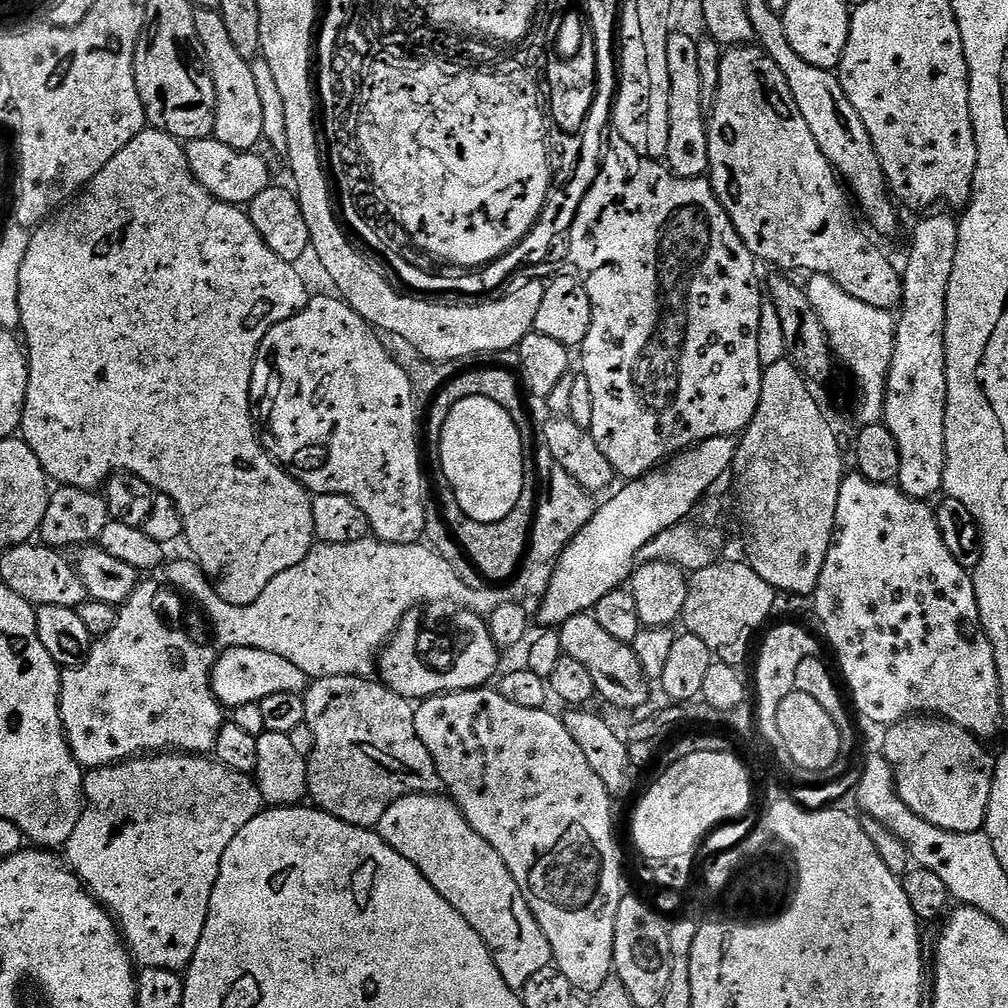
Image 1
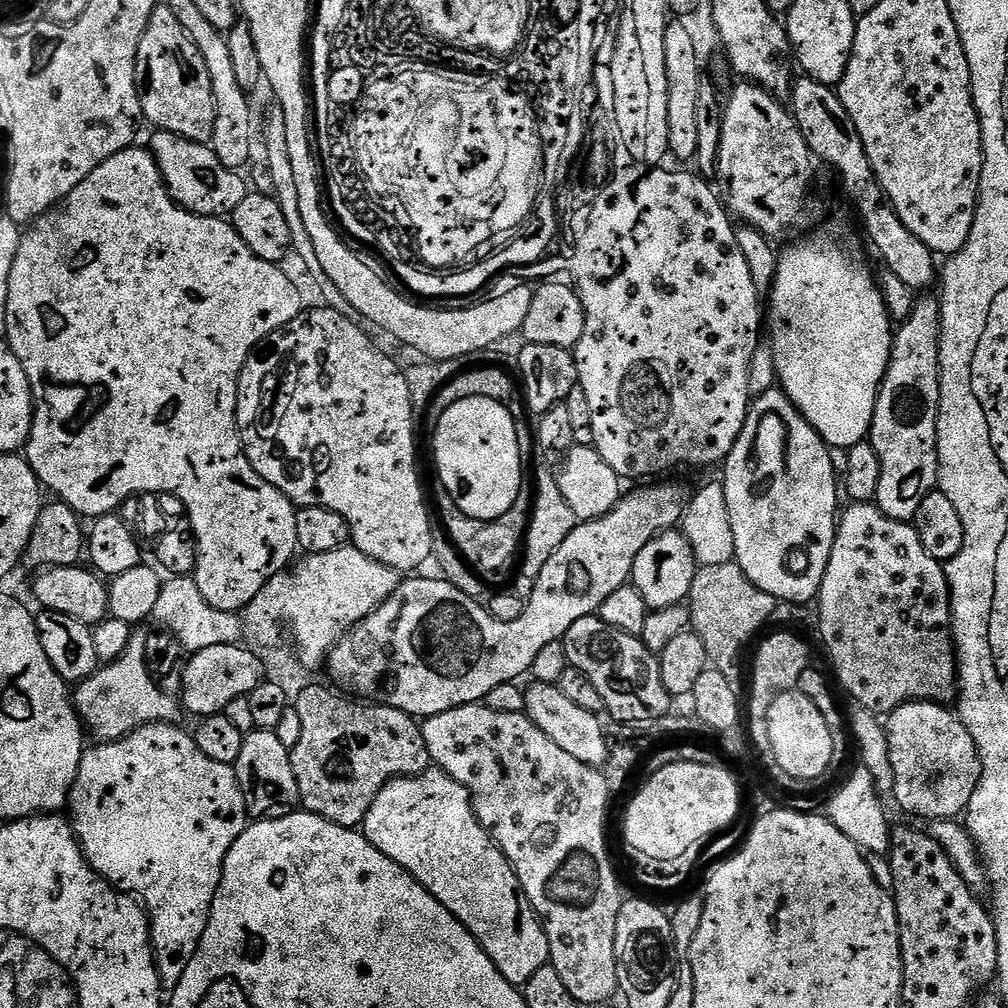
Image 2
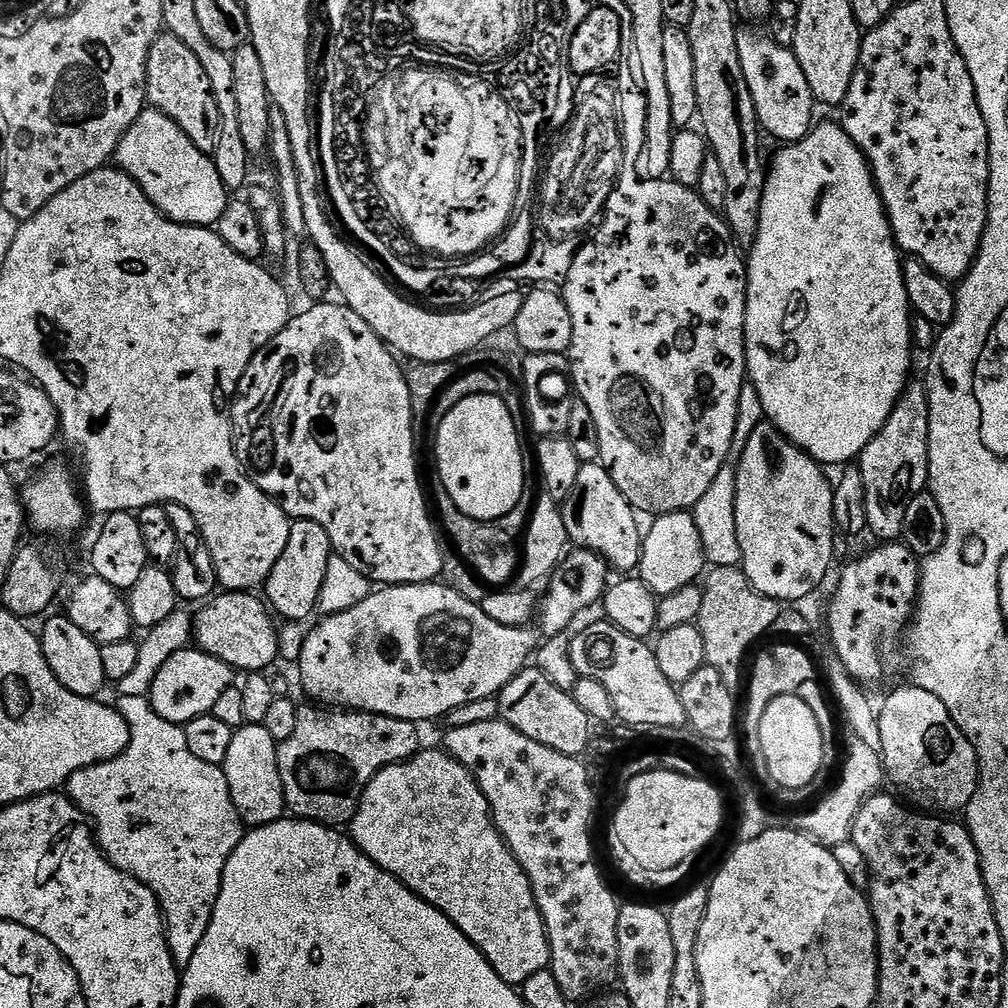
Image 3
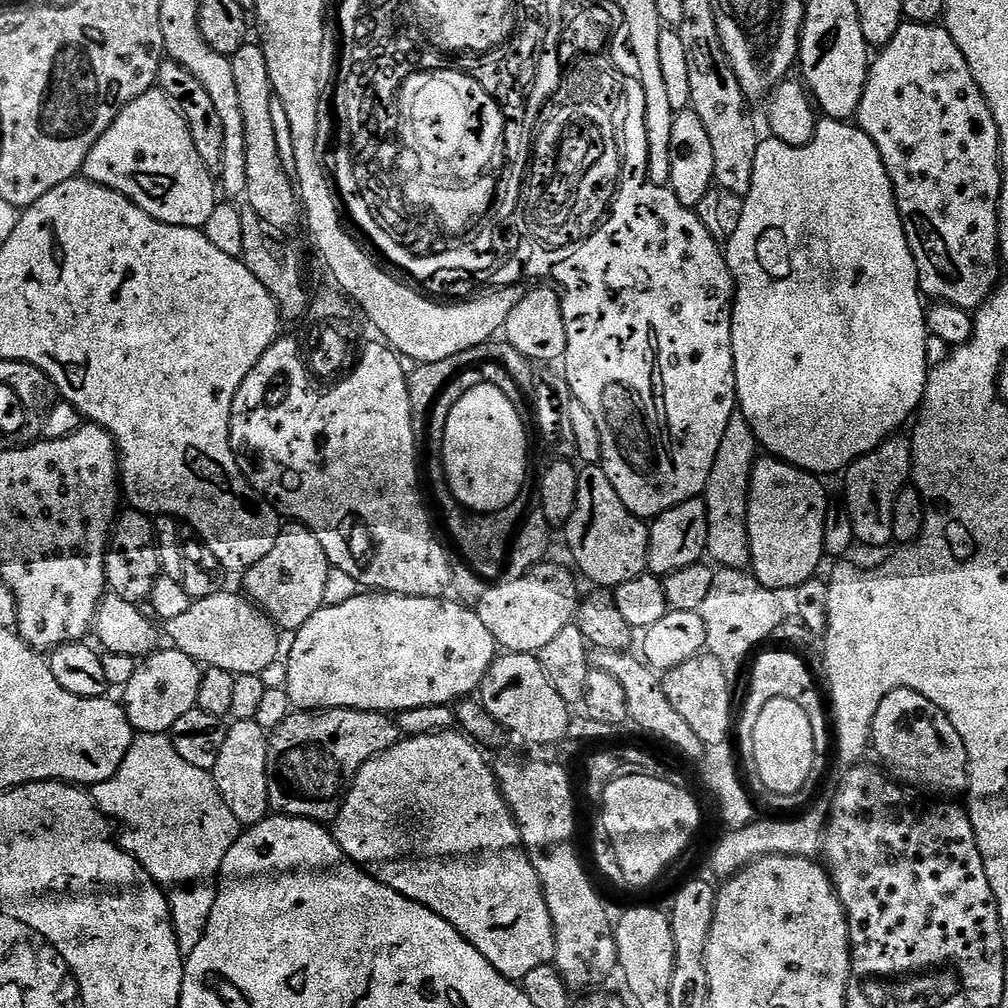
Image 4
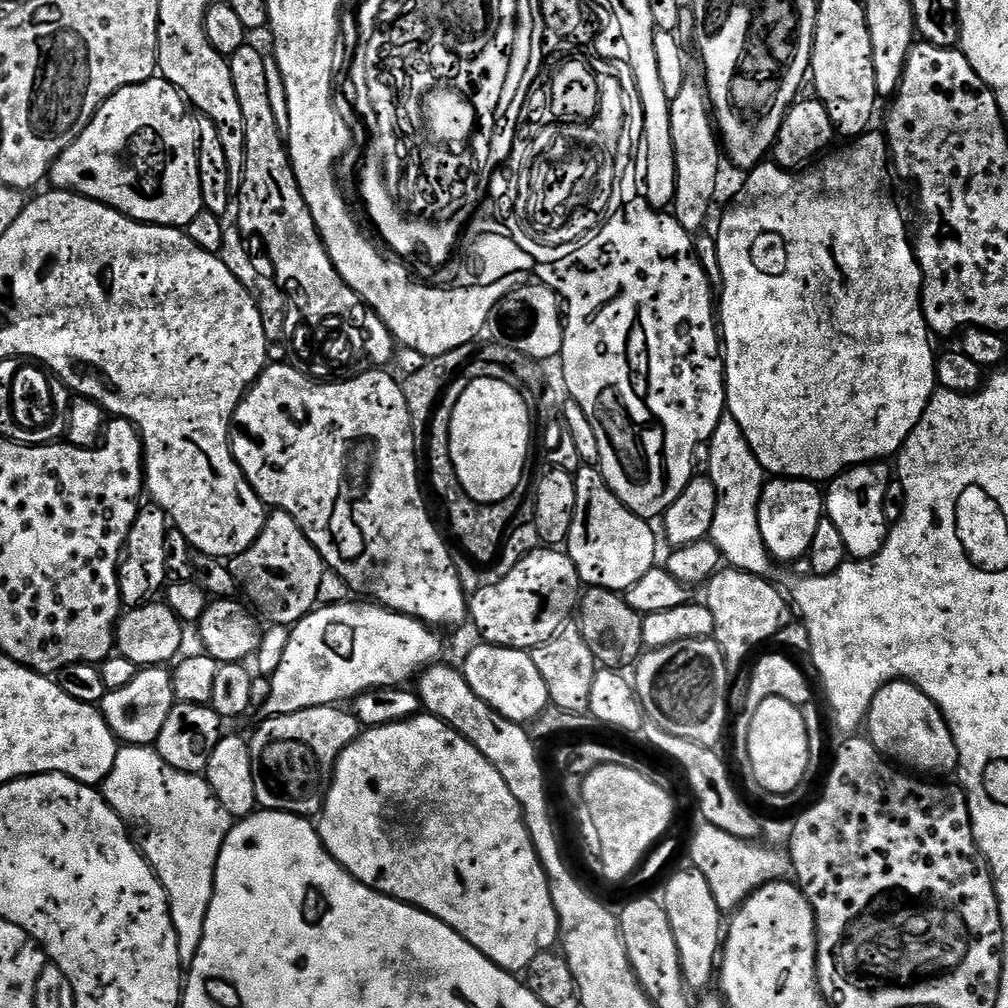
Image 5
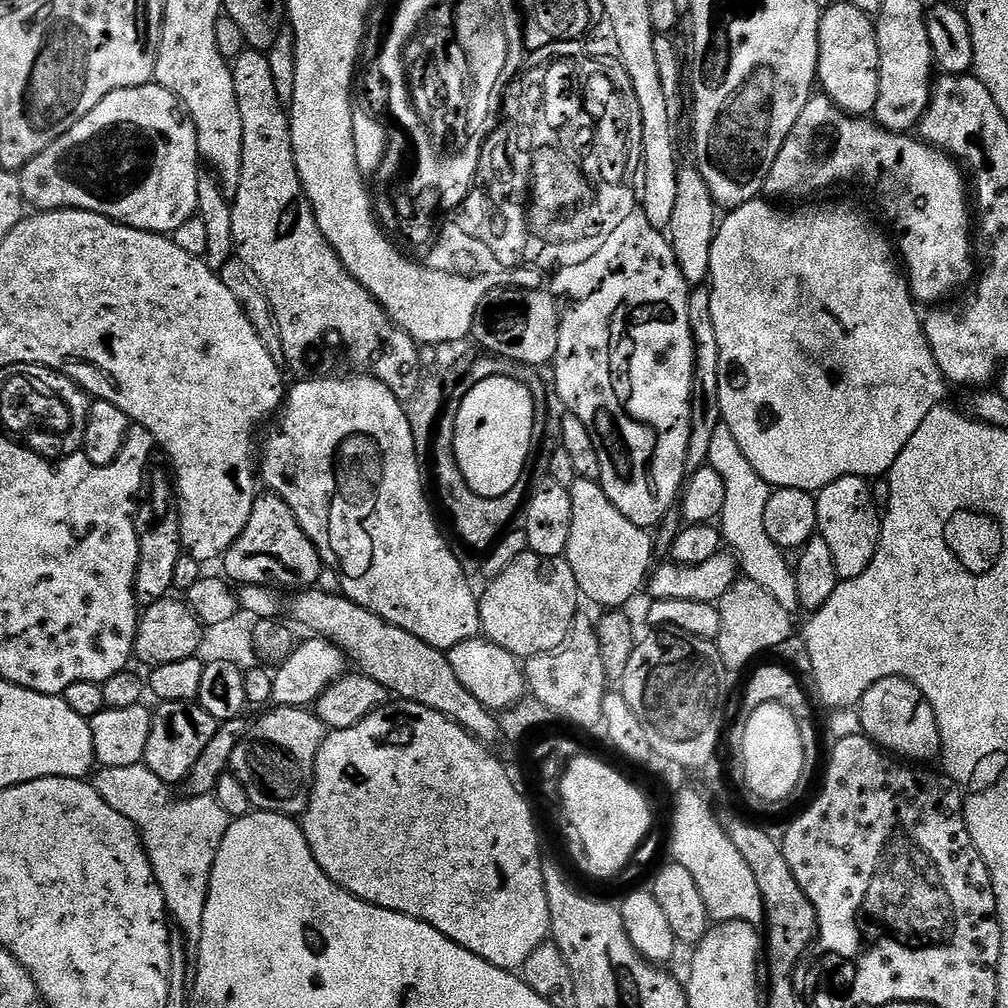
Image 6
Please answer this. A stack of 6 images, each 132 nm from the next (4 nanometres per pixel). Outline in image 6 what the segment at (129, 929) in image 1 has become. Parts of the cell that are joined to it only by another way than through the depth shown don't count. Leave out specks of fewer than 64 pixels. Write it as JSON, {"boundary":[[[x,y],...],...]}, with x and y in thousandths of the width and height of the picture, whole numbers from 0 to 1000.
{"boundary":[[[142,756],[133,760],[99,762],[93,770],[93,781],[99,791],[113,800],[117,808],[131,814],[139,824],[139,832],[151,856],[153,871],[163,888],[163,900],[167,902],[170,916],[179,920],[178,928],[188,938],[197,938],[208,867],[212,851],[220,839],[220,831],[224,831],[228,812],[224,804],[216,800],[213,789],[187,790],[183,794],[167,795],[165,791],[151,786],[135,794],[135,778],[155,780],[159,778],[159,773]]]}

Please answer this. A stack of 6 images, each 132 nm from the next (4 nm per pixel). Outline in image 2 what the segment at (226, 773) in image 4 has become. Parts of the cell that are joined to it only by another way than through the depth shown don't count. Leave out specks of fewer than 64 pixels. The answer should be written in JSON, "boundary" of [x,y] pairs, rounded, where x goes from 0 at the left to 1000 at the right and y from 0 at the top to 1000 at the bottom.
{"boundary":[[[251,724],[245,727],[240,736],[240,748],[236,748],[232,761],[247,811],[266,812],[293,803],[298,798],[290,747],[276,736],[273,726]]]}

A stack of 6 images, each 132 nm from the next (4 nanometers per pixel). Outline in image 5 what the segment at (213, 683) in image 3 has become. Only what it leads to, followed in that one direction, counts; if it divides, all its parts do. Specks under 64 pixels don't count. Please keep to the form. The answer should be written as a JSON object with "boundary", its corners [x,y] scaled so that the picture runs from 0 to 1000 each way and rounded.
{"boundary":[[[156,661],[136,666],[129,681],[107,686],[97,701],[116,735],[127,740],[151,740],[154,739],[157,728],[161,728],[161,720],[165,720],[165,712],[169,712],[169,704],[176,697],[170,666],[166,662]]]}

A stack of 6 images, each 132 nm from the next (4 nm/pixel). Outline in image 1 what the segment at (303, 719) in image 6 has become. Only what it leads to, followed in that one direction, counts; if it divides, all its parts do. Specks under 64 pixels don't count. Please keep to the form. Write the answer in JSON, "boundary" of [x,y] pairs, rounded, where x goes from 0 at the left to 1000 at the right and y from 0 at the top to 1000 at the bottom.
{"boundary":[[[318,671],[311,674],[302,684],[300,689],[302,691],[302,717],[308,720],[308,724],[312,724],[312,744],[304,751],[306,756],[306,790],[309,797],[318,806],[356,821],[372,822],[376,818],[379,808],[383,808],[383,804],[387,804],[387,800],[391,796],[395,796],[395,792],[411,788],[427,790],[438,785],[437,769],[431,760],[431,752],[427,752],[427,744],[423,744],[423,740],[419,740],[419,732],[415,732],[413,703],[410,695],[391,688],[391,685],[387,685],[376,674],[360,671]]]}

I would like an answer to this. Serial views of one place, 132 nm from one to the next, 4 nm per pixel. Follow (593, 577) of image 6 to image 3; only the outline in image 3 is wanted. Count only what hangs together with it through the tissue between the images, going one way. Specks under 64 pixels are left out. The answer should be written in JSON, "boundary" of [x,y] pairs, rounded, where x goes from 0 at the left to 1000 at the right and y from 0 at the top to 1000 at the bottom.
{"boundary":[[[594,458],[576,459],[573,475],[569,477],[569,486],[563,491],[563,495],[559,497],[558,507],[563,535],[568,541],[594,548],[599,553],[604,564],[611,566],[612,563],[615,569],[626,568],[623,567],[626,563],[627,566],[634,564],[637,547],[637,520],[635,524],[634,518],[631,517],[632,509],[617,490],[617,486],[613,486],[613,482],[609,482],[609,474],[605,474],[605,470],[599,465],[598,460]]]}

